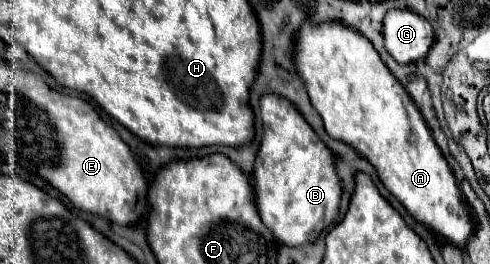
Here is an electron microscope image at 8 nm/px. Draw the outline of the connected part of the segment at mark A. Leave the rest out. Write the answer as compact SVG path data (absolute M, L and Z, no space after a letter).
M304 24L294 44L294 62L306 84L312 106L320 112L324 120L326 132L332 138L344 140L346 144L356 148L376 168L386 190L390 190L400 200L400 204L408 210L408 214L416 222L432 228L434 232L444 236L450 244L464 246L470 234L474 232L468 202L460 192L458 182L454 180L454 172L450 170L446 158L436 146L432 132L426 128L420 110L416 108L404 86L396 80L396 76L392 76L388 66L382 62L372 42L368 42L368 38L364 38L360 32L344 24L320 24L320 26Z

